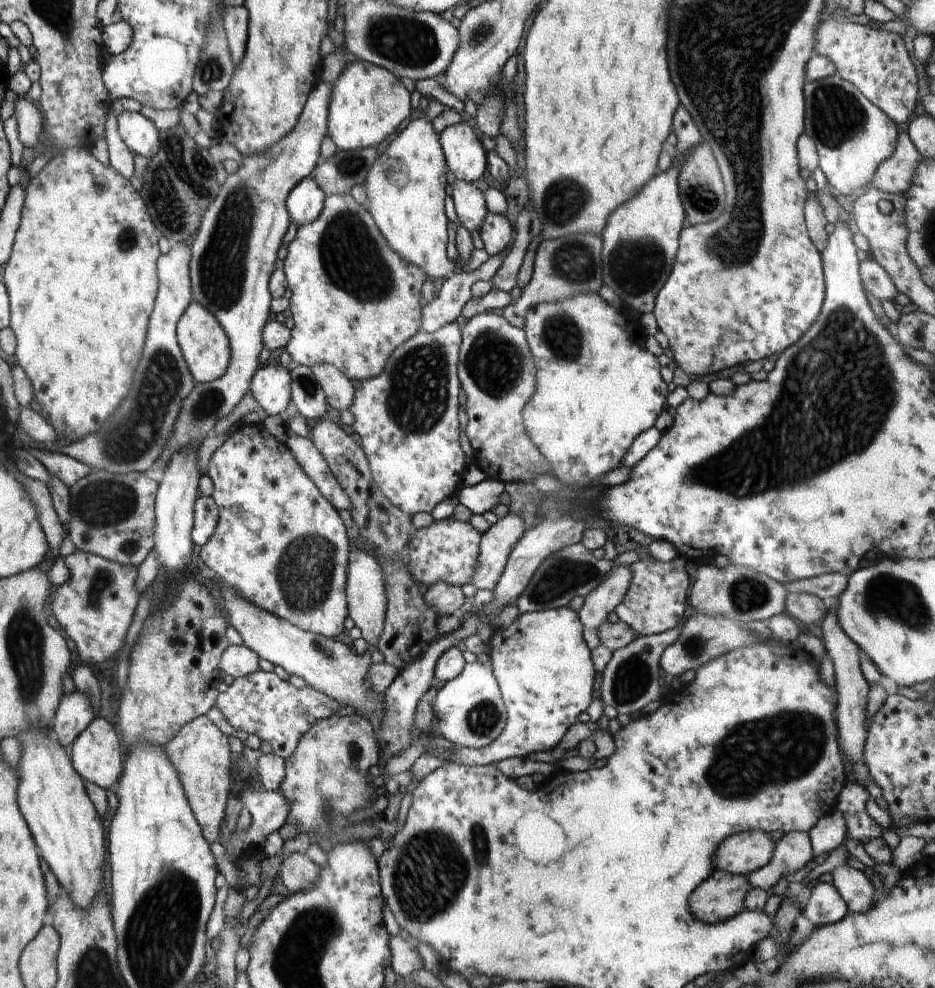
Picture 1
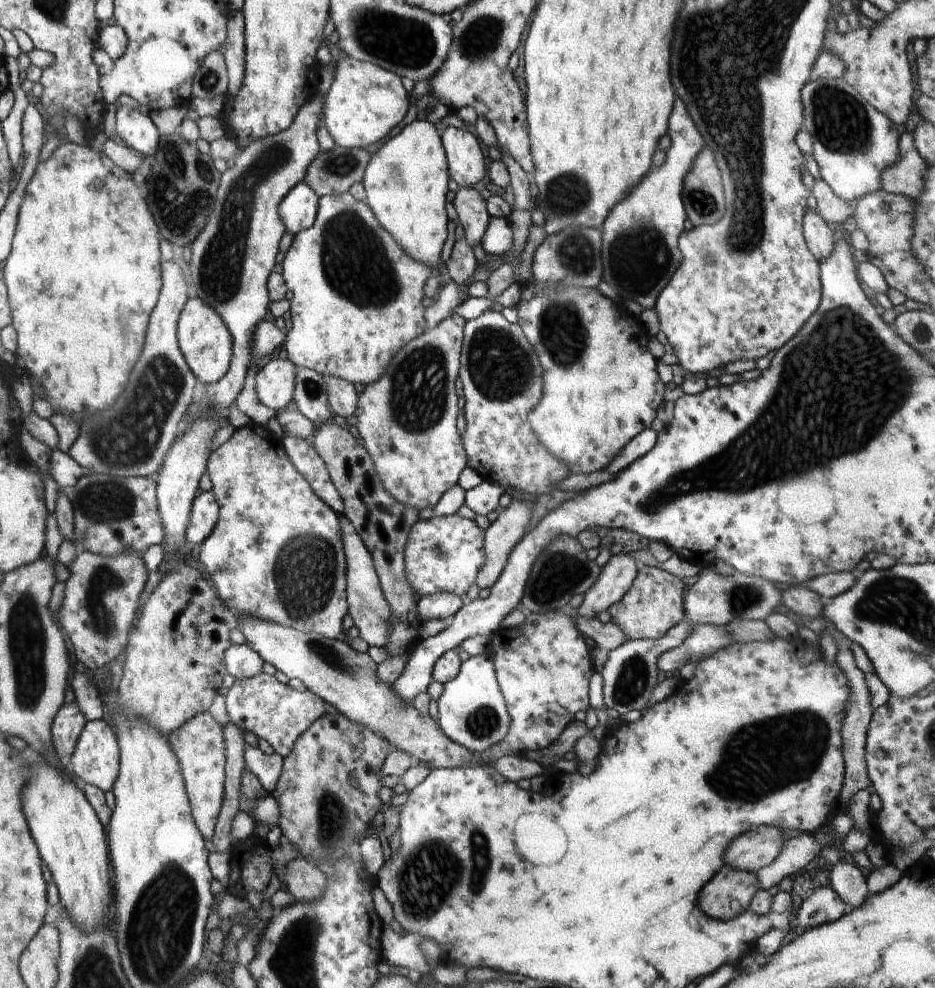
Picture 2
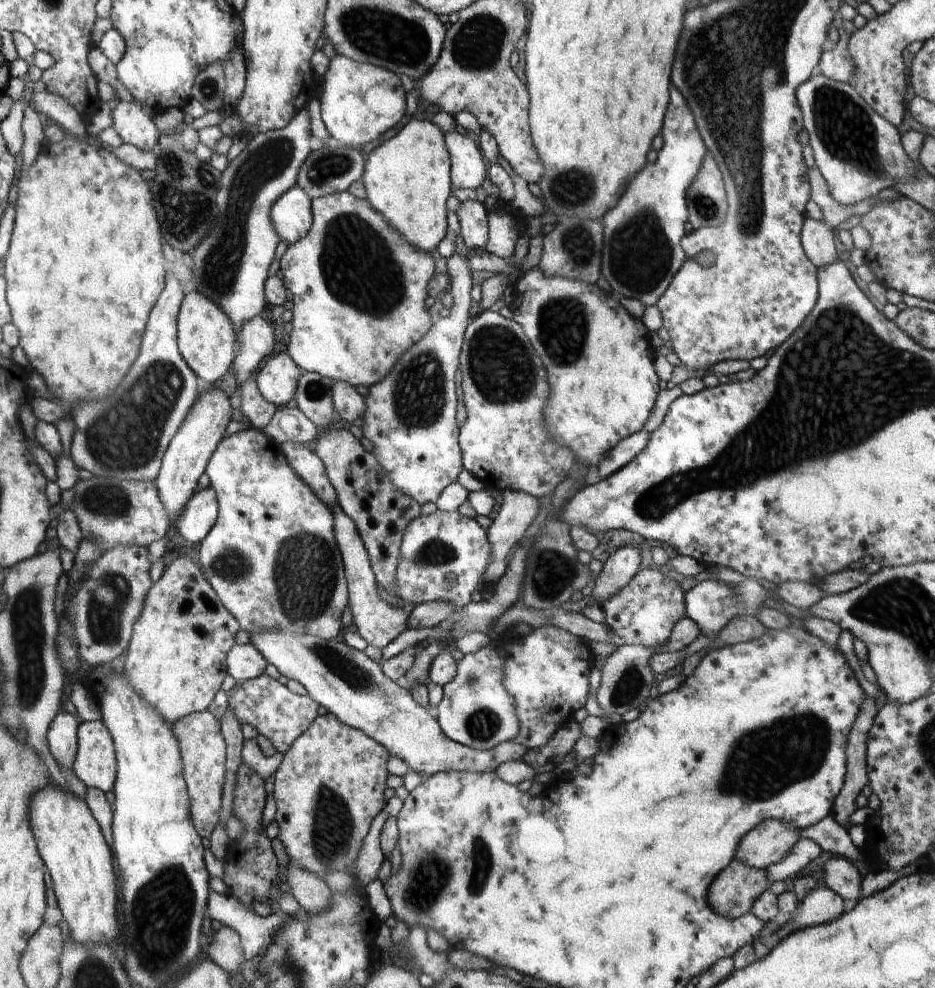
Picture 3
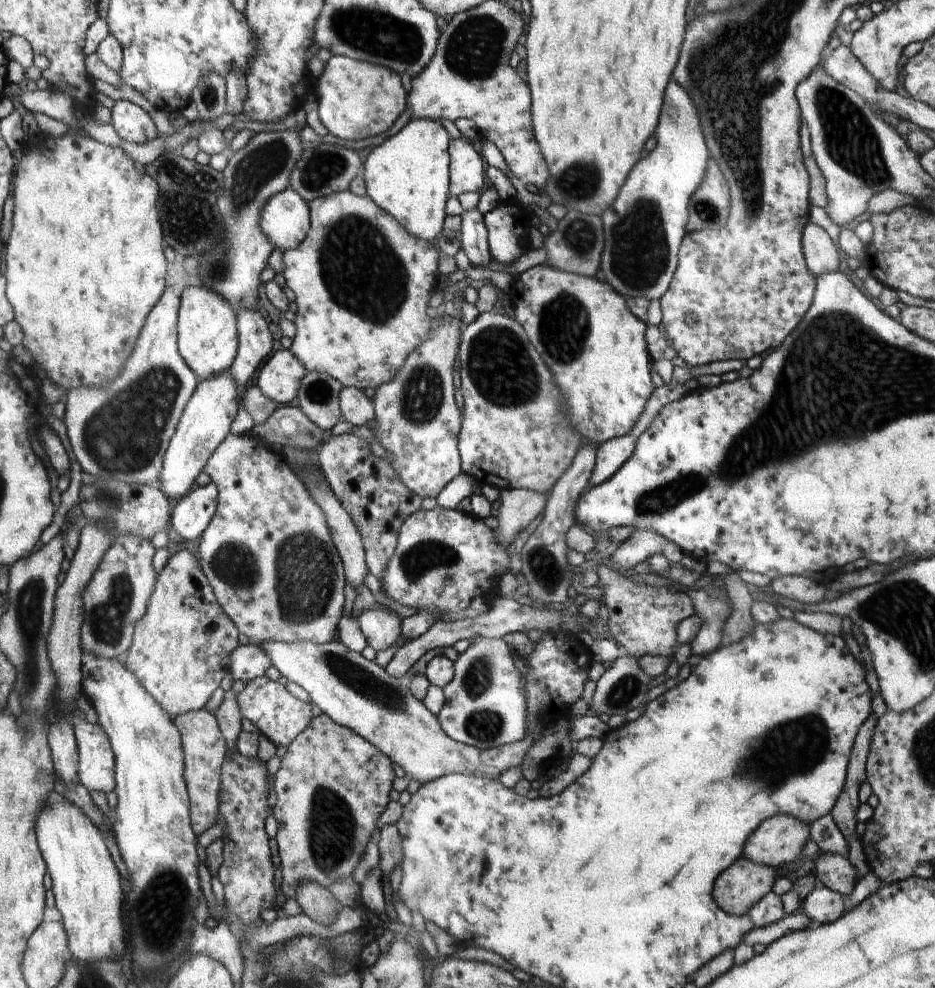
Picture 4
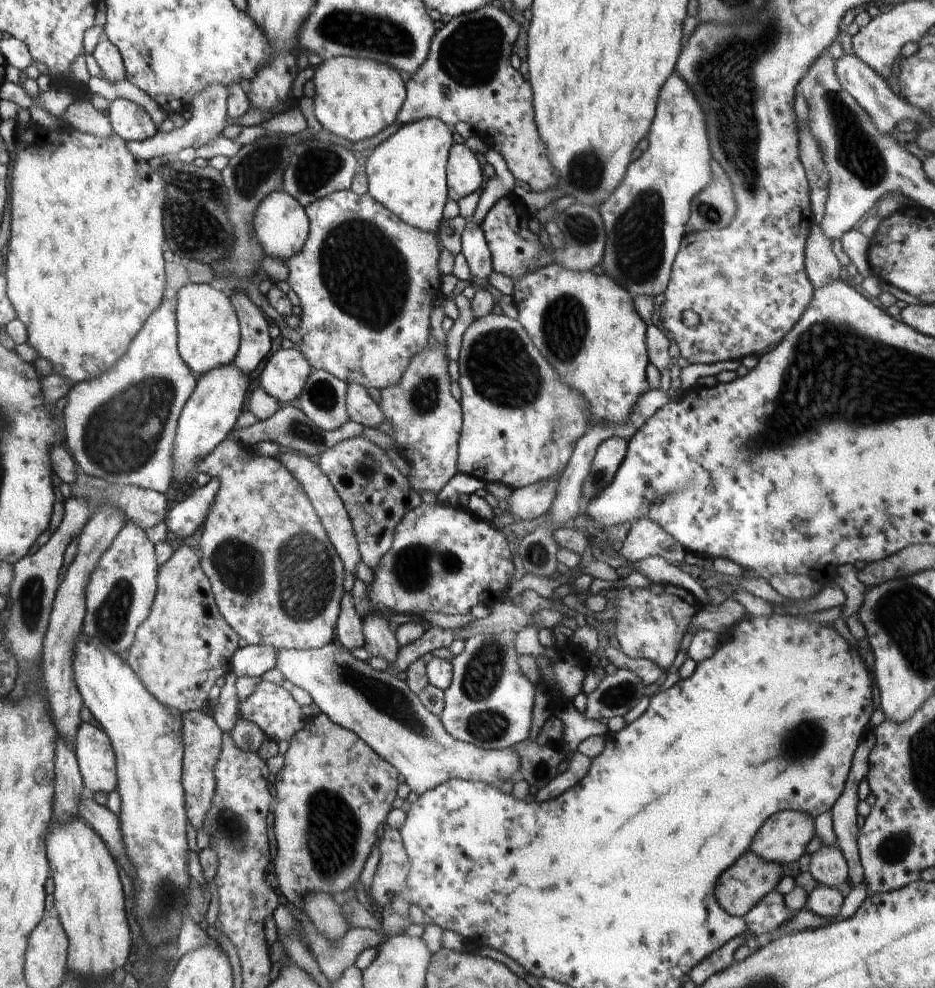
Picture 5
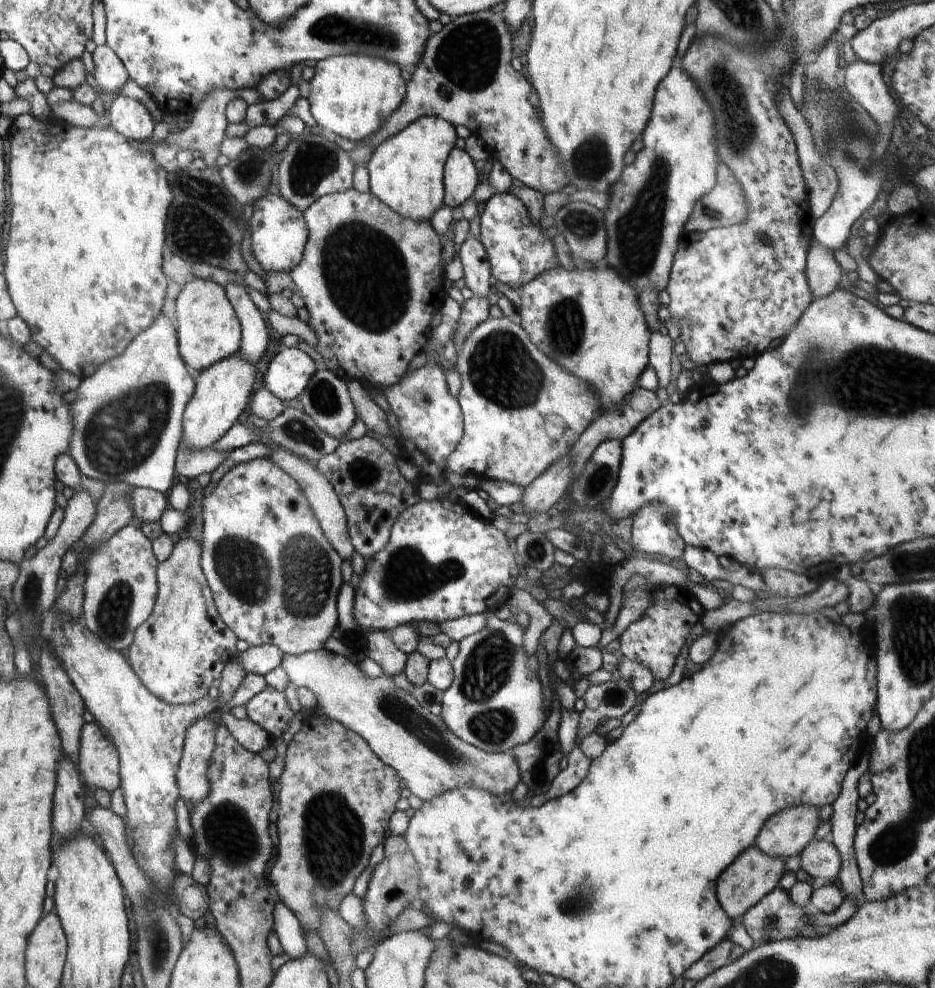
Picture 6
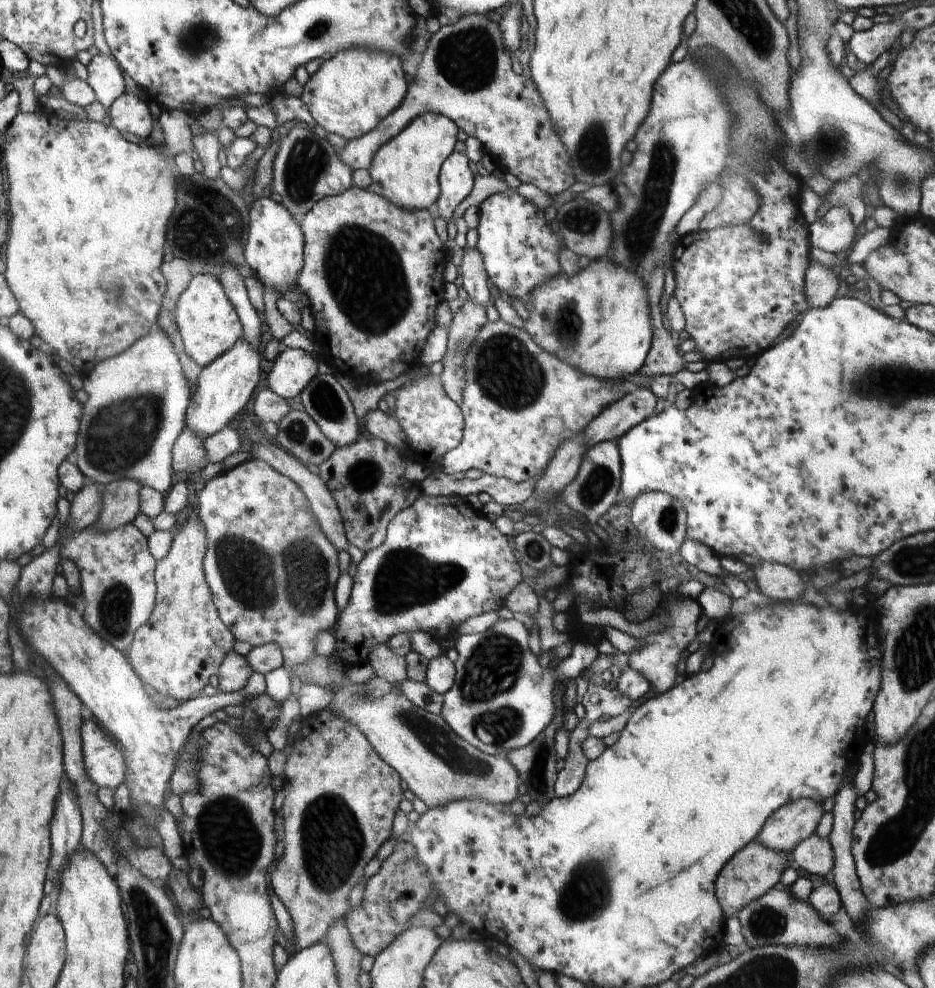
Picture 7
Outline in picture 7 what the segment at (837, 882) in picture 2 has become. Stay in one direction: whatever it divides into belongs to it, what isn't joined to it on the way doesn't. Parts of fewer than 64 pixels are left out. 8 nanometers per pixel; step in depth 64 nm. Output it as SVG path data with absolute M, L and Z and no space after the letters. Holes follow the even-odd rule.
M811 834L796 844L789 854L794 858L795 867L800 867L817 878L830 879L834 857L832 845L827 838Z

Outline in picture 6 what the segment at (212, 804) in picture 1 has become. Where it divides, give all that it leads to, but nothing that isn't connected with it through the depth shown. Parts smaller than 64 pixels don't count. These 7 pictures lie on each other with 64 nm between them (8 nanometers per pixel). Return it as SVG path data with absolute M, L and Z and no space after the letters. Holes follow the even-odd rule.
M208 717L188 727L176 773L179 796L188 809L204 800L208 794L207 768L214 748L216 727L217 723L210 722Z

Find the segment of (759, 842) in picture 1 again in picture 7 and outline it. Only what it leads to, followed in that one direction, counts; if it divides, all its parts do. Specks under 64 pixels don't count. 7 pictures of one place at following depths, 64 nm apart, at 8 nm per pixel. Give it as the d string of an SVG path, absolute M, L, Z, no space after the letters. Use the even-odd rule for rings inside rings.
M816 799L787 802L768 817L758 833L758 842L789 854L796 844L816 832L824 807Z

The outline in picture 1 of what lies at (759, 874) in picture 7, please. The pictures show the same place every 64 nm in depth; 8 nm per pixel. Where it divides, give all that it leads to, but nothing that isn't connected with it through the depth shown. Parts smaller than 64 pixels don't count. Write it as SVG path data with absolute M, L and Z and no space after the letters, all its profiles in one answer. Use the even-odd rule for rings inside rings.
M716 869L689 898L692 914L706 923L721 923L745 909L748 891L754 888L744 875Z

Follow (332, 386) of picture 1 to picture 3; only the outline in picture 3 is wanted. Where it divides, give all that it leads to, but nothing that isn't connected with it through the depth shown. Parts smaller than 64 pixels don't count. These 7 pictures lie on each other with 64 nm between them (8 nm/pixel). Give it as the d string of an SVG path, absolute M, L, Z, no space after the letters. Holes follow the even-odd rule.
M344 381L333 384L333 407L336 417L347 425L363 418L367 409L365 398L356 391L356 387Z

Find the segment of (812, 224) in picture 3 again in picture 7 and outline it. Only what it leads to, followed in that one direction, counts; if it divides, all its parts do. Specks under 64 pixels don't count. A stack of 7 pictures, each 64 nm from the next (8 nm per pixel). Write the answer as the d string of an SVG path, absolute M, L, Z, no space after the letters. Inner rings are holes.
M818 263L808 265L804 292L810 309L825 309L838 294L840 279L834 276L833 271L826 269Z

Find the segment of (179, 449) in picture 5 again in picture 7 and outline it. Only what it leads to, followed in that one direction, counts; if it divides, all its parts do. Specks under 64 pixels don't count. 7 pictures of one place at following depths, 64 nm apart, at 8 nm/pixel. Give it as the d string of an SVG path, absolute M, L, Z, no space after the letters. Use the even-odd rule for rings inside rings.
M238 339L230 350L227 350L202 368L197 376L196 394L185 412L185 424L188 425L202 440L226 424L240 416L244 406L250 402L256 384L260 382L260 354L258 348L246 339Z

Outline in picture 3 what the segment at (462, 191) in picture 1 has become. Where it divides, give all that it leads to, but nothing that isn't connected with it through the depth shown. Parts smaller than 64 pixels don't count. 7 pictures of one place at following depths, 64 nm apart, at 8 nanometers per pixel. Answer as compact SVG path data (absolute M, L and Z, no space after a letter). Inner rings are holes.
M480 201L460 202L461 206L456 212L460 223L462 240L470 256L485 251L489 237L488 210Z

